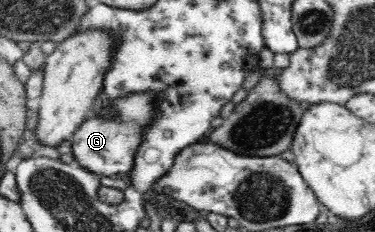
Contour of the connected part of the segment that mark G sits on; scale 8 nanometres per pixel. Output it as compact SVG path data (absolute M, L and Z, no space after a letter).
M134 93L118 99L114 104L113 119L98 119L91 115L71 138L74 162L82 169L101 176L127 175L134 166L134 152L142 142L142 130L154 118L154 97L148 93Z

